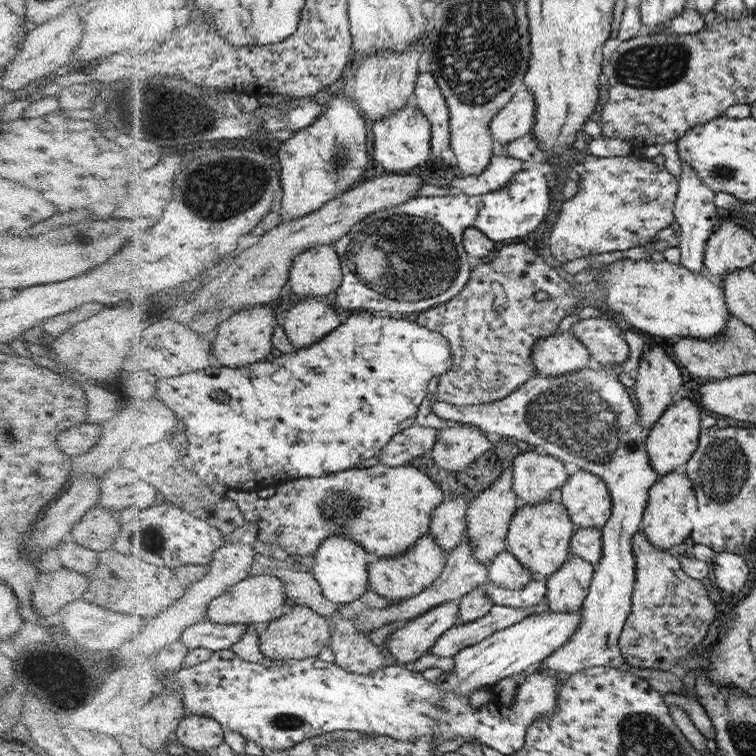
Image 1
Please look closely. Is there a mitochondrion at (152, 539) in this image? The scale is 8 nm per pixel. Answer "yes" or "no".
yes

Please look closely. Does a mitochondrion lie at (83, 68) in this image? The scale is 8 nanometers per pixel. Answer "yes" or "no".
no

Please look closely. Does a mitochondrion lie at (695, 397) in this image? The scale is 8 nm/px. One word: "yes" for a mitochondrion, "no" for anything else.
no

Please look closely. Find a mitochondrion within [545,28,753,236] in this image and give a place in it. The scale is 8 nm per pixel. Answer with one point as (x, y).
(652, 66)

